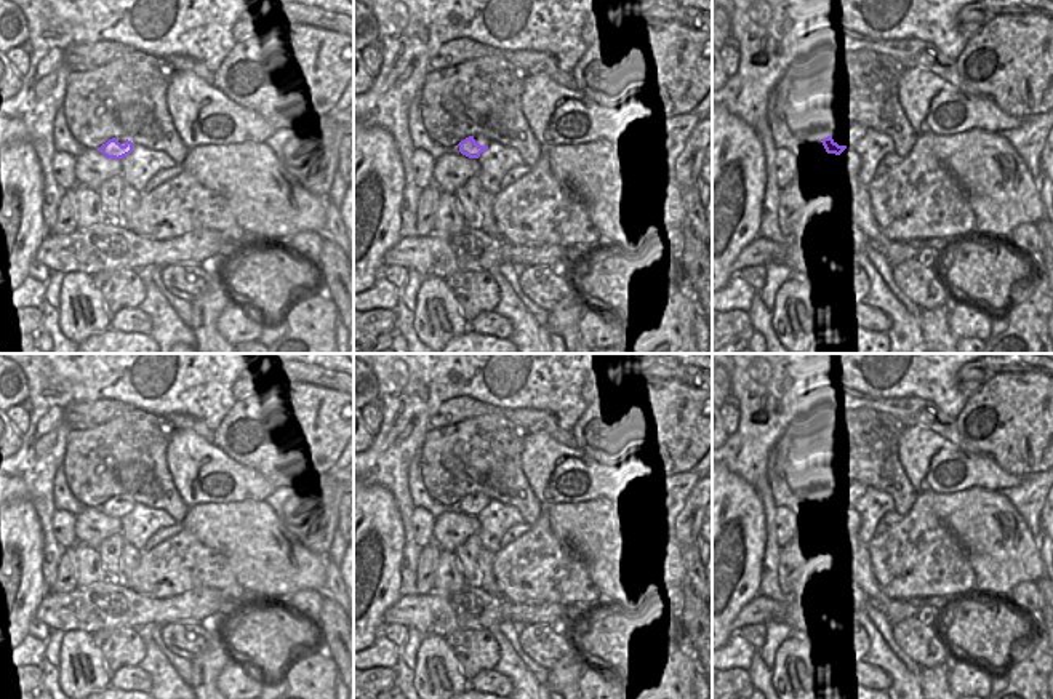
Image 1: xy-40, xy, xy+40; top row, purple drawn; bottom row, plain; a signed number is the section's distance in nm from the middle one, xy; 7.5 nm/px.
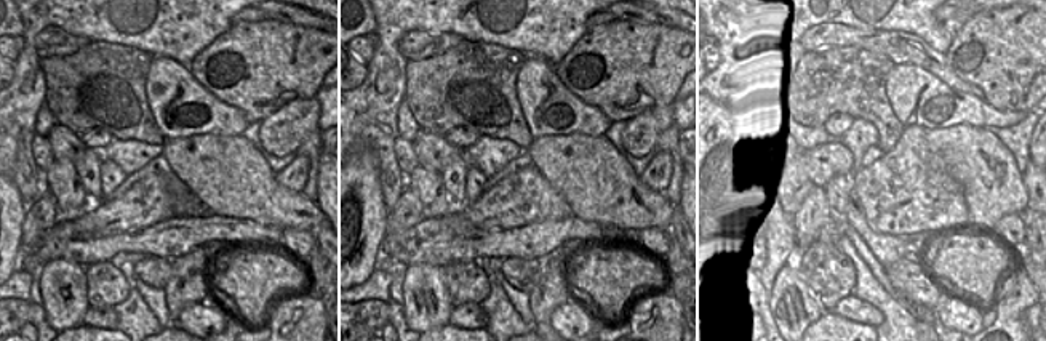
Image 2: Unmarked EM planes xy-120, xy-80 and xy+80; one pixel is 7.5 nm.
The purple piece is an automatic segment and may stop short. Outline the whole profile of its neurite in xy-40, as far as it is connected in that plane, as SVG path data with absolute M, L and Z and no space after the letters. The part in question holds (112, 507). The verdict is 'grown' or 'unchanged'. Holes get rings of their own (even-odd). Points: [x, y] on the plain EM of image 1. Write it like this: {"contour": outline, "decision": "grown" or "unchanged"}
{"contour": "M112 496L99 505L99 510L107 517L120 518L133 510L133 504L134 502L128 497L122 504L115 496Z", "decision": "unchanged"}

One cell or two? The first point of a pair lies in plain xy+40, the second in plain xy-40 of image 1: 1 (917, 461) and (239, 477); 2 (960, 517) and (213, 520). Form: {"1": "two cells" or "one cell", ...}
{"1": "one cell", "2": "one cell"}

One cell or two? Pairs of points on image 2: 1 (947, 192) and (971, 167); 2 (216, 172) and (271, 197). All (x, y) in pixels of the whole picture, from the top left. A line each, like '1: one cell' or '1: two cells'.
1: two cells
2: one cell

